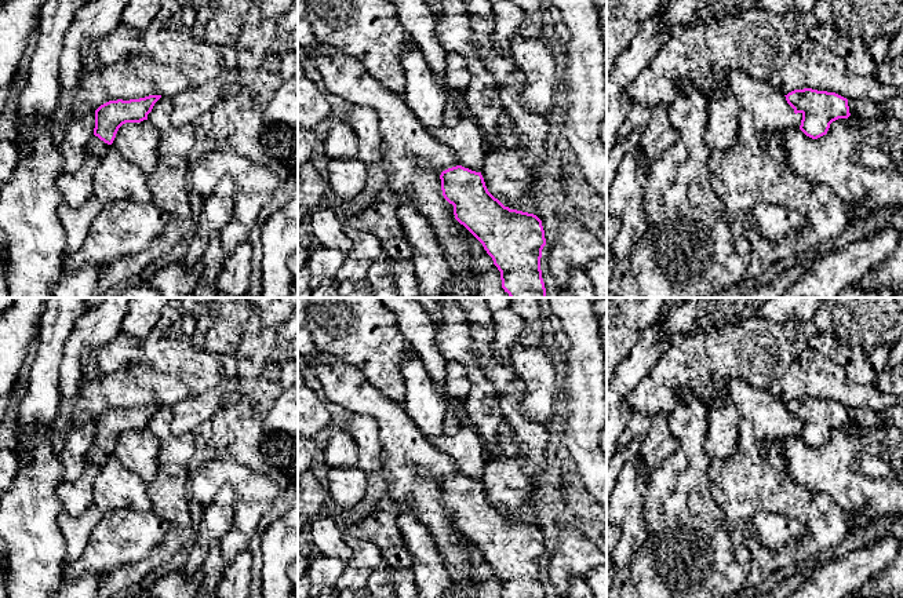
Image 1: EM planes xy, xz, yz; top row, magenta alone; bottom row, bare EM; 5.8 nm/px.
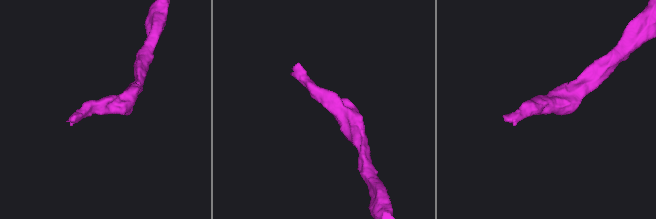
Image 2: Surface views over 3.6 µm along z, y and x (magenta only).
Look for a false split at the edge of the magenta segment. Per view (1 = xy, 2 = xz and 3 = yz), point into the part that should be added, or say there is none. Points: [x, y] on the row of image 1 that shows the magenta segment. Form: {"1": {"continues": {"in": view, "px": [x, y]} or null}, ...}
{"1": {"continues": null}, "2": {"continues": null}, "3": {"continues": null}}

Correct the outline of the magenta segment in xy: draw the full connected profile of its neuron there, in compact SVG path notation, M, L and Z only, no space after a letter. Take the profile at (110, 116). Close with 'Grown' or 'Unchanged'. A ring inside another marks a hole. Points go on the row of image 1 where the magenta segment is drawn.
M149 95L130 101L109 101L95 110L94 135L112 145L119 128L125 123L141 123L148 120L154 103L161 95Z. Unchanged

